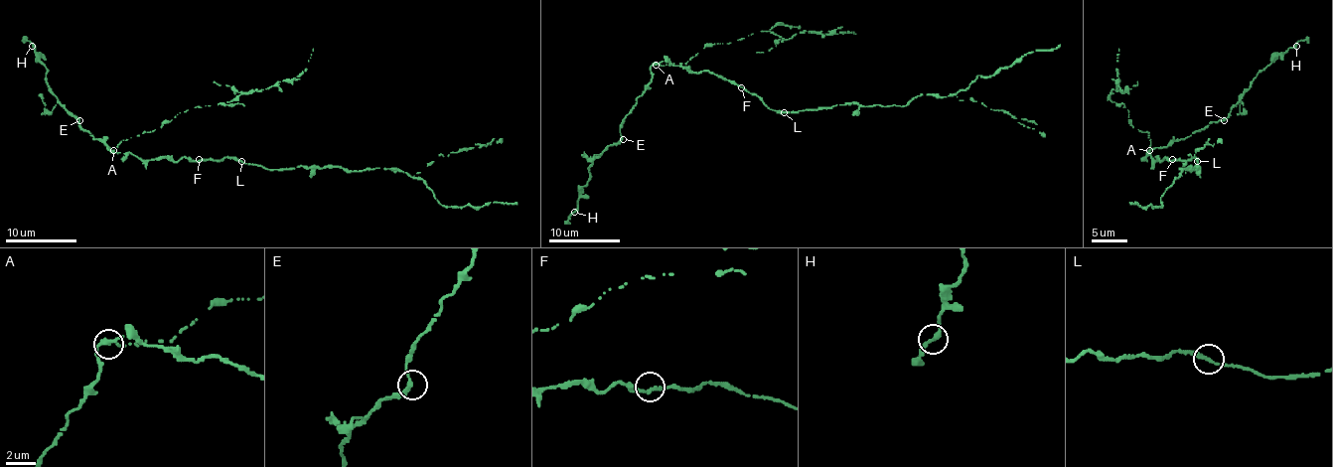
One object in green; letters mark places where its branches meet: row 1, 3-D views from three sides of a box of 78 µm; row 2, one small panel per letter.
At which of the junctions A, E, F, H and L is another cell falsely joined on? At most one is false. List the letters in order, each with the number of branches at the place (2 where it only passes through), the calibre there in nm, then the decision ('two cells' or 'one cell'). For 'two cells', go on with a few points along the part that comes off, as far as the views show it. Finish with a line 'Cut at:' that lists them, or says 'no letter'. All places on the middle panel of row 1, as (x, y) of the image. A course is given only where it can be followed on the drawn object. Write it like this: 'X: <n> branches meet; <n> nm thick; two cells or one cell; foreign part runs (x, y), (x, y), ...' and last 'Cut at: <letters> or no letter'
A: 2 branches meet; 280 nm thick; two cells; foreign part runs (657, 65), (670, 66), (674, 63), (686, 63), (706, 47), (731, 43), (779, 25), (823, 34), (855, 34)
E: 2 branches meet; 280 nm thick; one cell
F: 2 branches meet; 240 nm thick; one cell
H: 2 branches meet; 280 nm thick; one cell
L: 2 branches meet; 280 nm thick; one cell
Cut at: A

